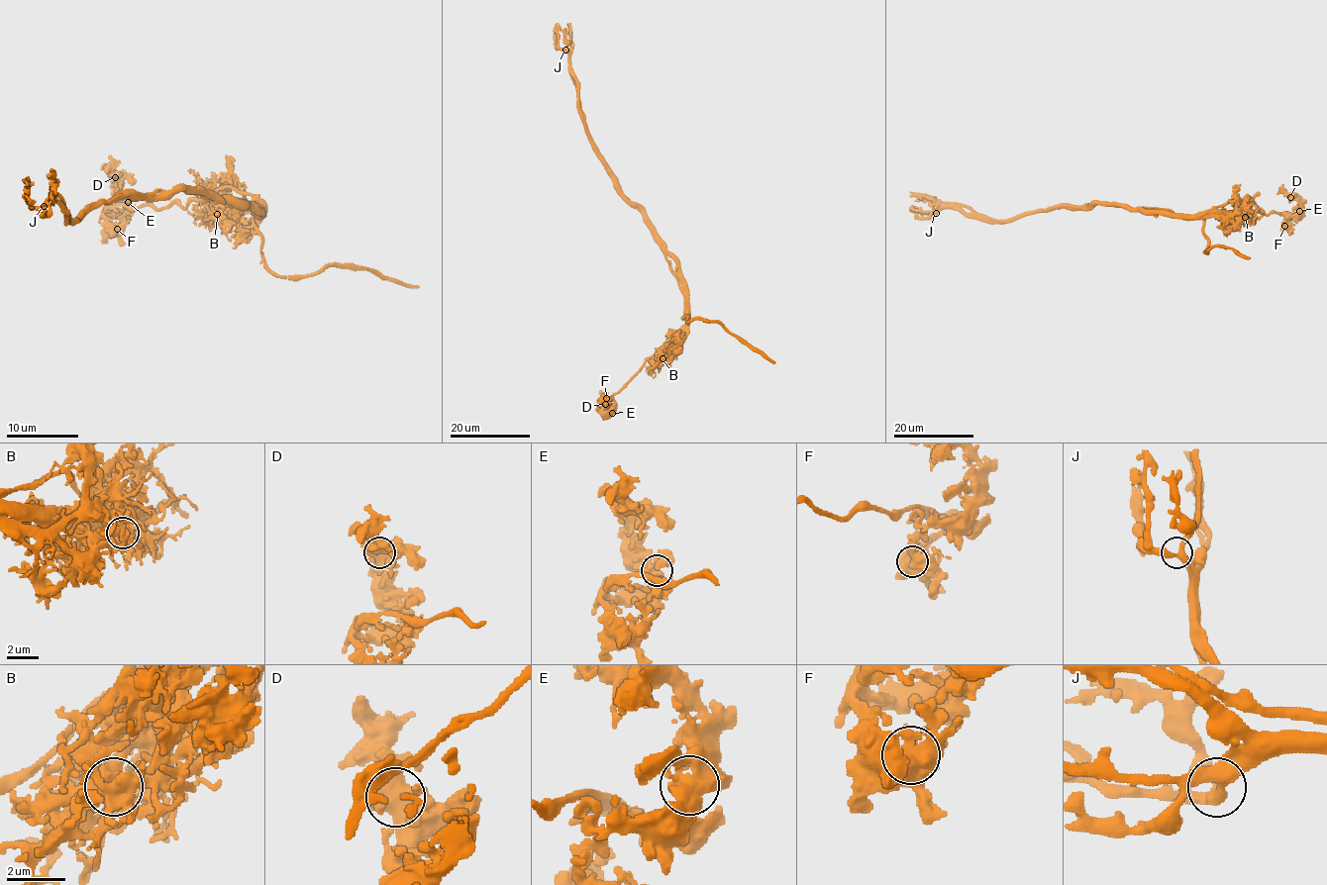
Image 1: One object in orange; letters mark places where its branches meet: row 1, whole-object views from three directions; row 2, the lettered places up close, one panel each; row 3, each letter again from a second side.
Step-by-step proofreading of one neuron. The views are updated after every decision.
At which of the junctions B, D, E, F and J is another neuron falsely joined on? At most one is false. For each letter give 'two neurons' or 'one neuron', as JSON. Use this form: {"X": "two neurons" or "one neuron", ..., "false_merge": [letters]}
{"B": "two neurons", "D": "one neuron", "E": "one neuron", "F": "one neuron", "J": "one neuron", "false_merge": ["B"]}

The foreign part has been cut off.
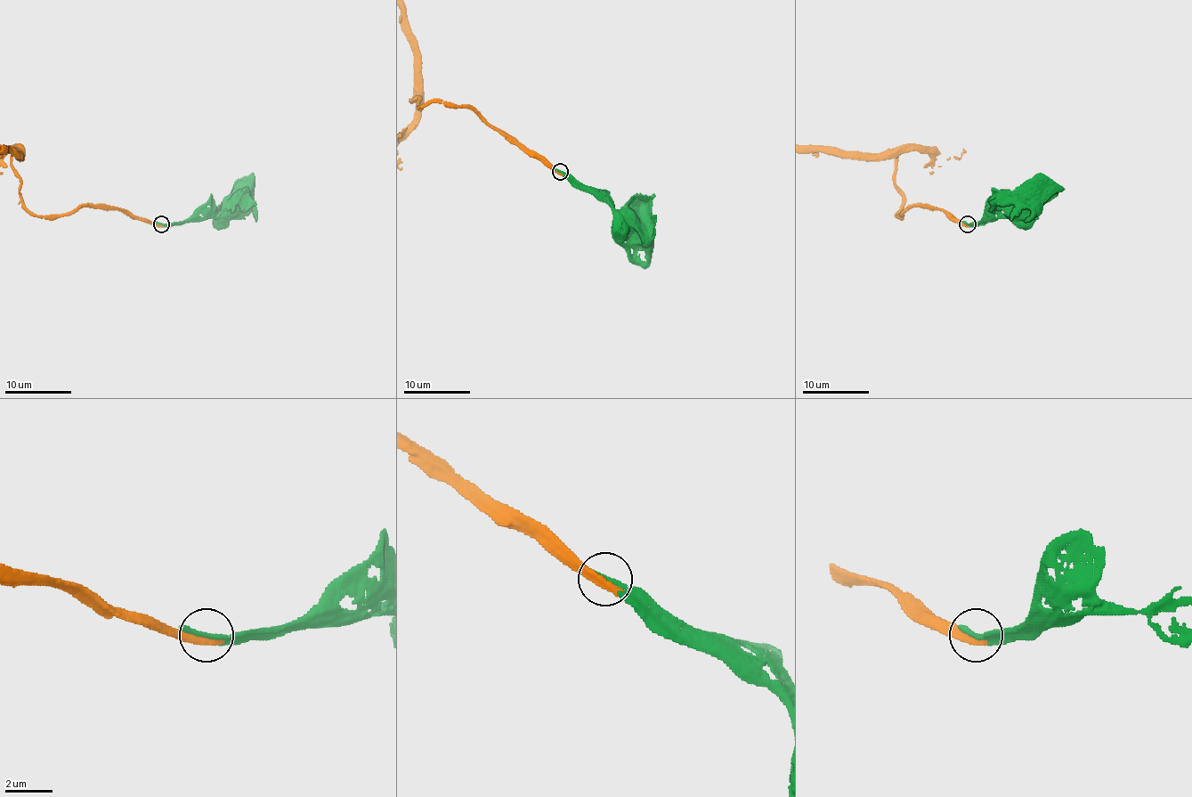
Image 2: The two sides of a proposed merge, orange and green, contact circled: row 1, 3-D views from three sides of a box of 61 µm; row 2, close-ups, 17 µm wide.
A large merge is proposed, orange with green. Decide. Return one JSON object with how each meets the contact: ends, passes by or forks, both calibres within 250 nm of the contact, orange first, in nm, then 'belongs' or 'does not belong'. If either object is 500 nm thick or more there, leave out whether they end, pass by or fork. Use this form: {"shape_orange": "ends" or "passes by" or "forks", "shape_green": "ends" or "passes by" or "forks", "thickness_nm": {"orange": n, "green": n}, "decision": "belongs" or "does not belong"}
{"shape_orange": "ends", "shape_green": "passes by", "thickness_nm": {"orange": 400, "green": 170}, "decision": "belongs"}

